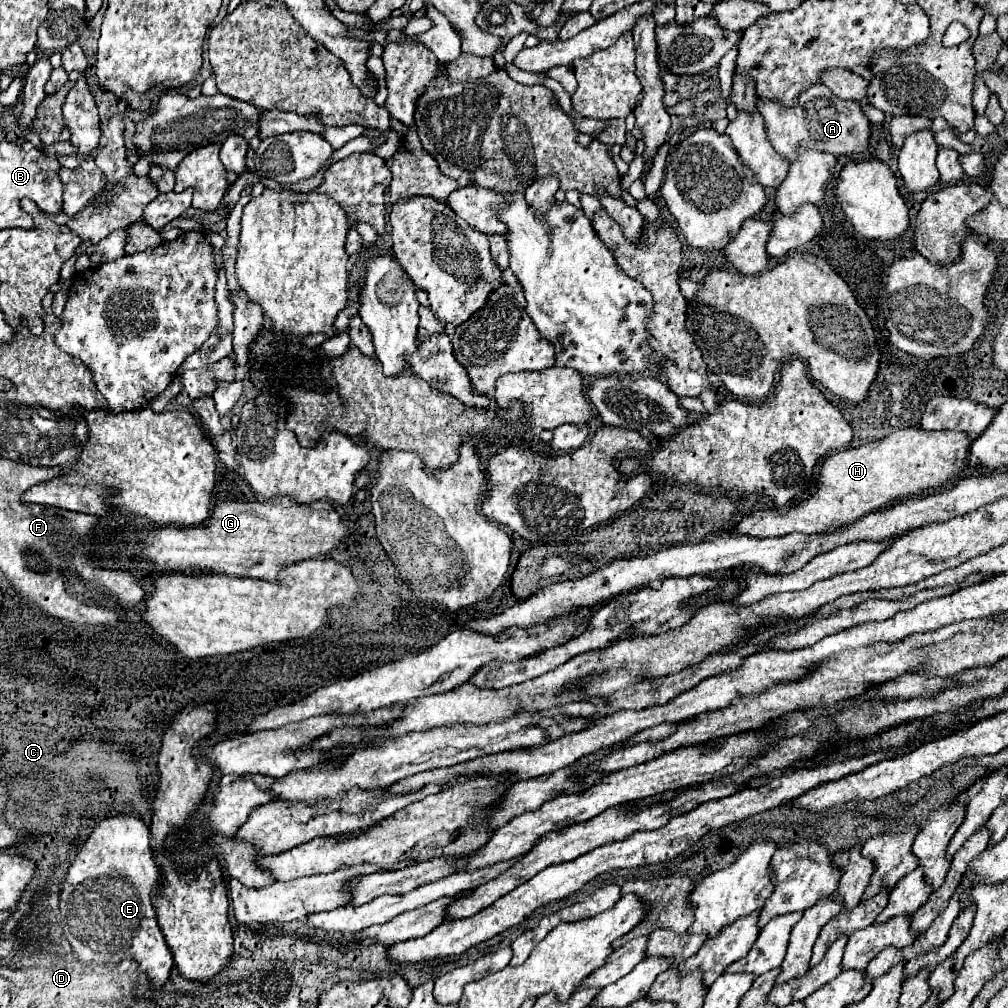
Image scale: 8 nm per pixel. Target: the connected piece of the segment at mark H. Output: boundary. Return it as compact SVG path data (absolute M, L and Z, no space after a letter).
M900 429L888 437L866 443L862 447L838 451L828 455L818 475L818 489L792 505L790 509L760 509L742 517L730 529L734 535L748 535L756 539L782 537L794 531L812 535L836 531L862 515L880 511L896 499L920 495L926 489L940 487L966 467L970 439L958 431L924 431Z

